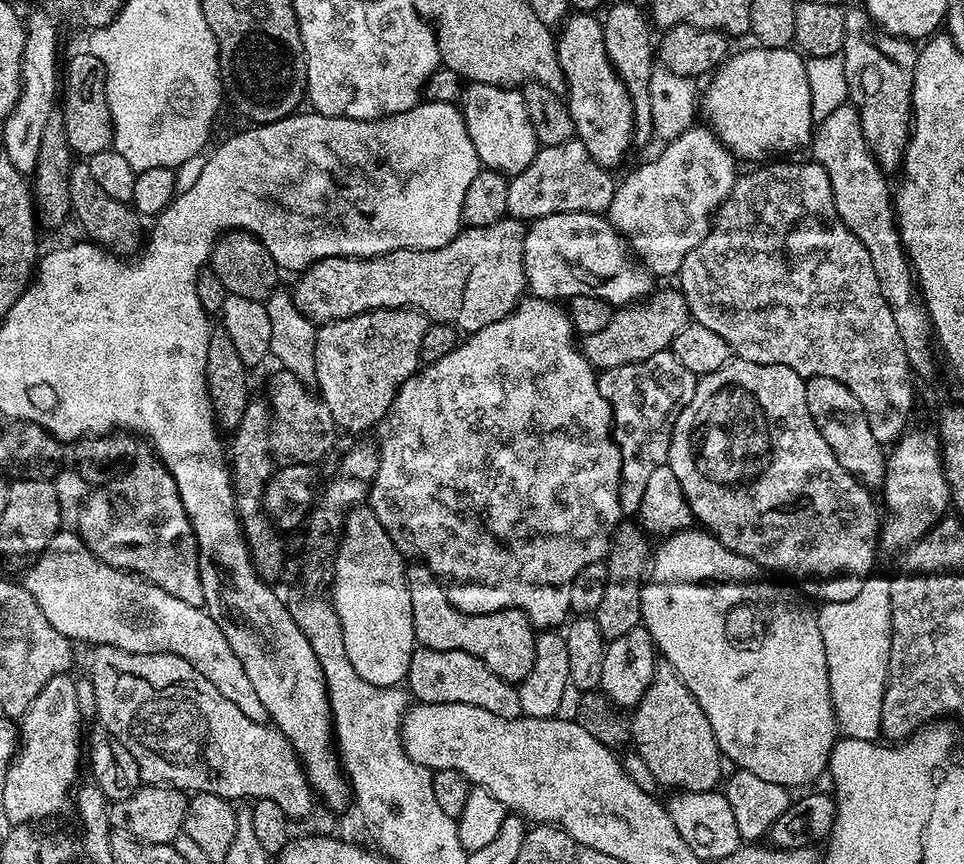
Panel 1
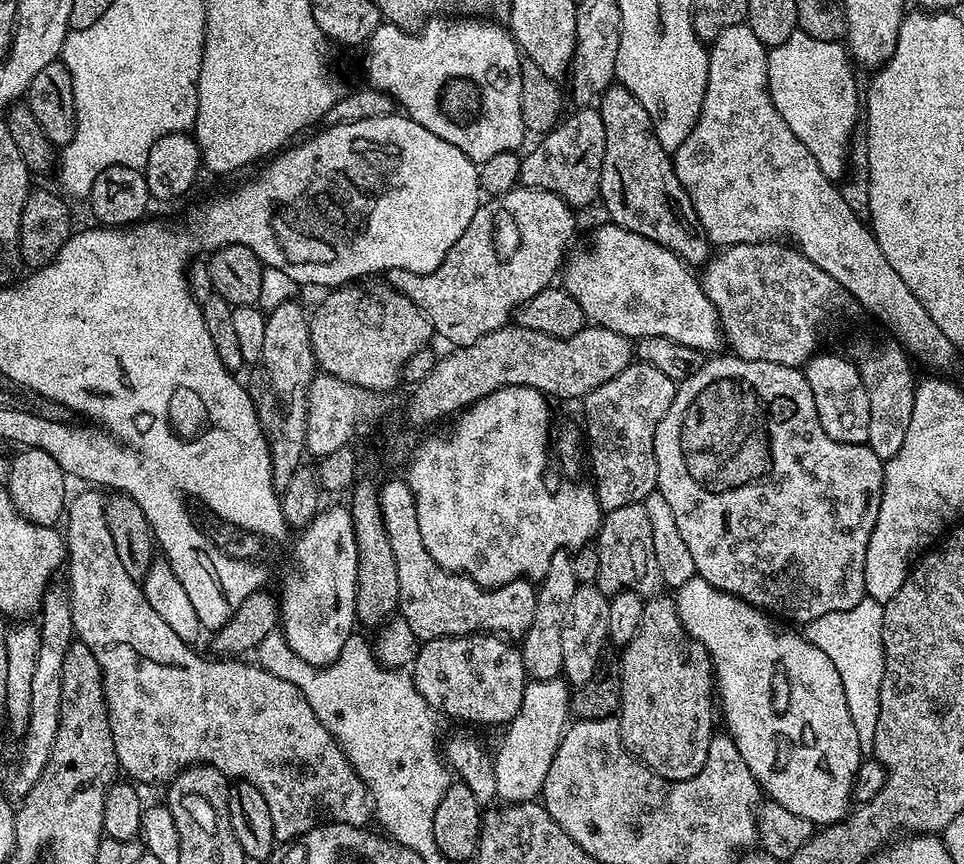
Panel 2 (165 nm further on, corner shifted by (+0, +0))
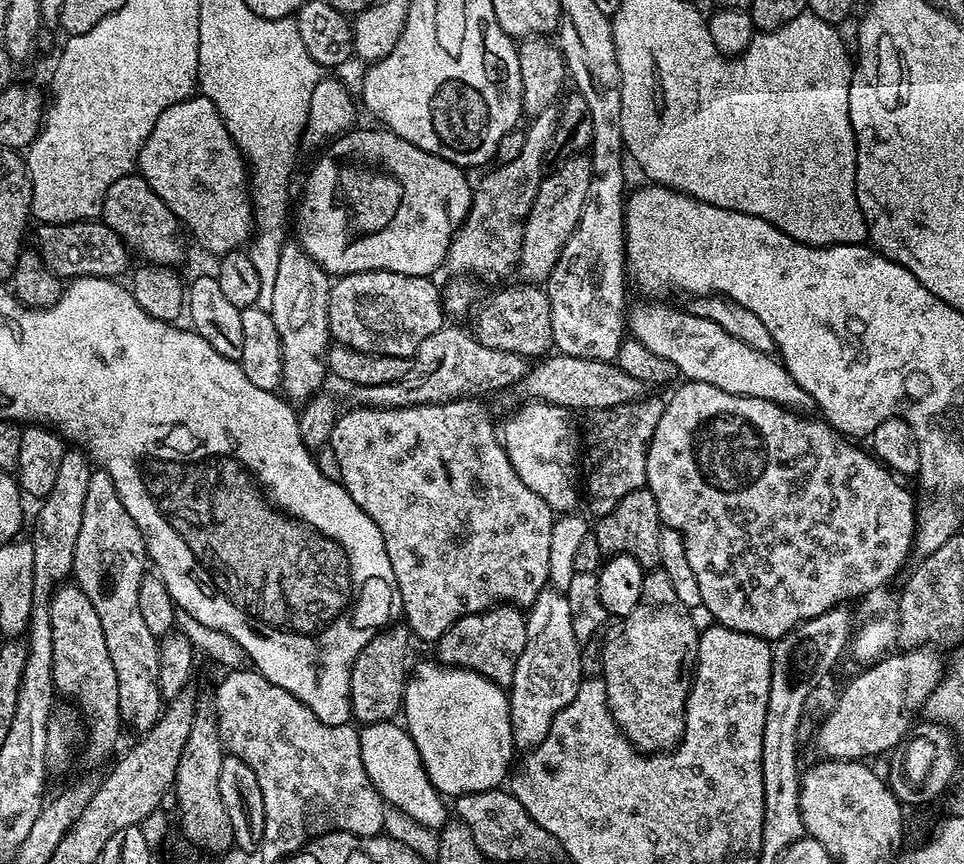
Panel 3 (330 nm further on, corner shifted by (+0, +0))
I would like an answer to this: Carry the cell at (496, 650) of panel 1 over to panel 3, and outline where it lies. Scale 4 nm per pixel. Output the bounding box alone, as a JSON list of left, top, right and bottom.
[330,398,556,642]

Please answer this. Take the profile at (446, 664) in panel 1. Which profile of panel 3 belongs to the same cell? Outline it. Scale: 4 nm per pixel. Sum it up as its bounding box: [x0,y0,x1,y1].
[435,604,527,686]

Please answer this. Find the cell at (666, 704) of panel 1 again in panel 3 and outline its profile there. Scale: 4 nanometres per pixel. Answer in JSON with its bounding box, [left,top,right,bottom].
[602,566,701,753]

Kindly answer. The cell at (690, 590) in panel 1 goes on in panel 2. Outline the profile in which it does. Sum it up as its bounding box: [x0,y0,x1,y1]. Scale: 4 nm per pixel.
[674,575,862,826]

